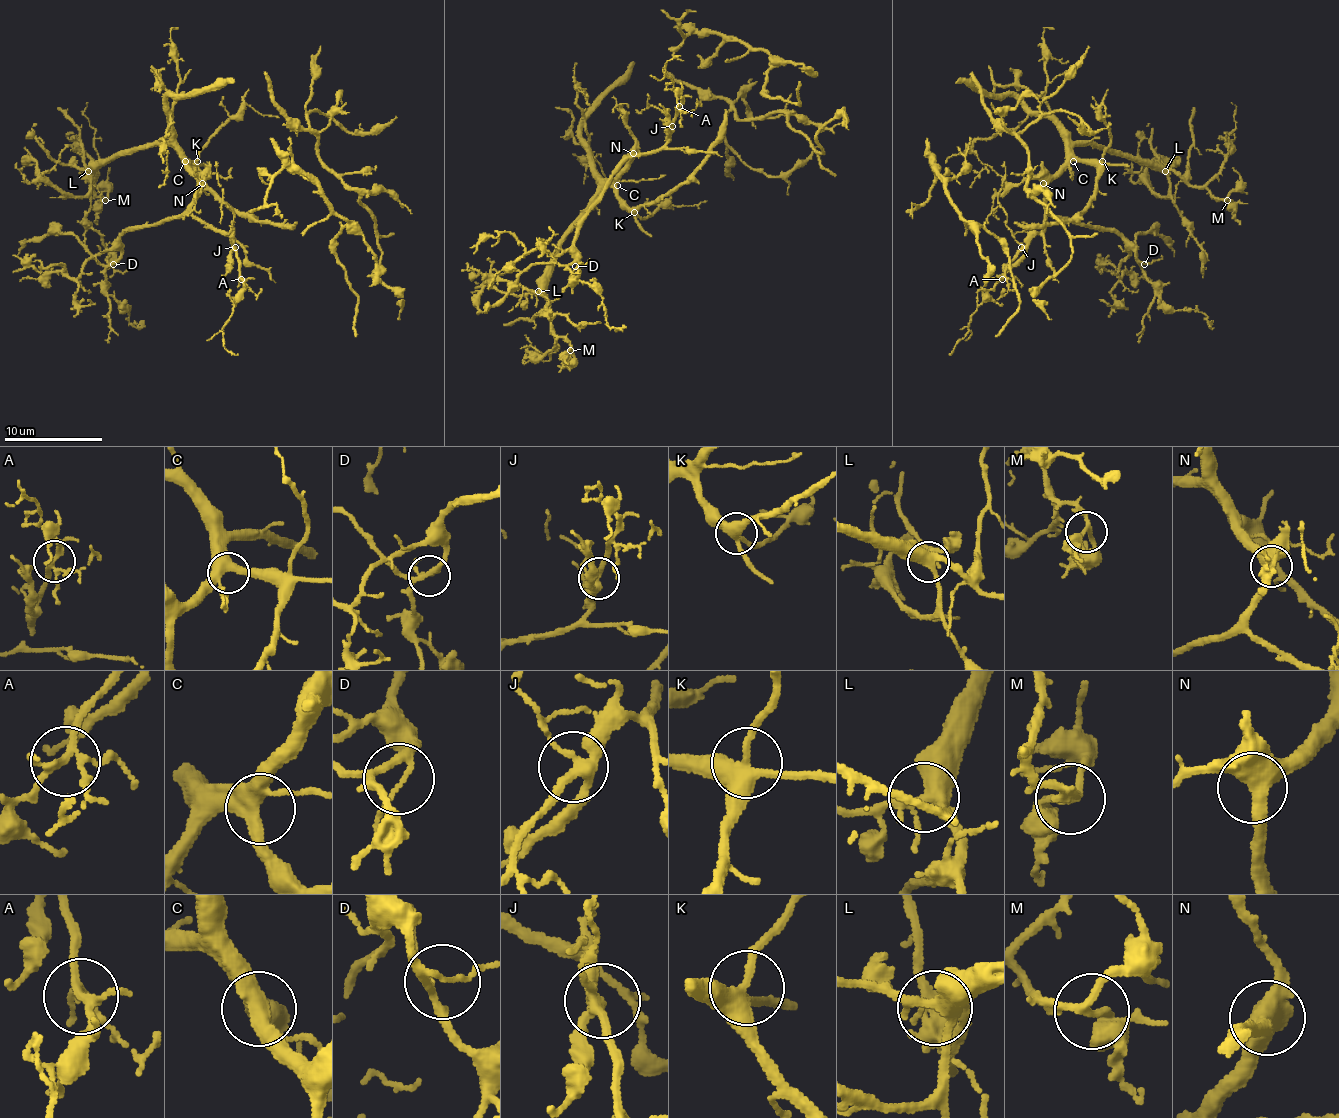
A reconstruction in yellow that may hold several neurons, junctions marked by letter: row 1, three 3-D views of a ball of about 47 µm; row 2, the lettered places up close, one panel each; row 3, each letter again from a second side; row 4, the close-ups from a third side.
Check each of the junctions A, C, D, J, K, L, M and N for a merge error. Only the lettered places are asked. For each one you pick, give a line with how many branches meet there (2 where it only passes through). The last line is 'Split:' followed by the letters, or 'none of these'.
Split: none of these

